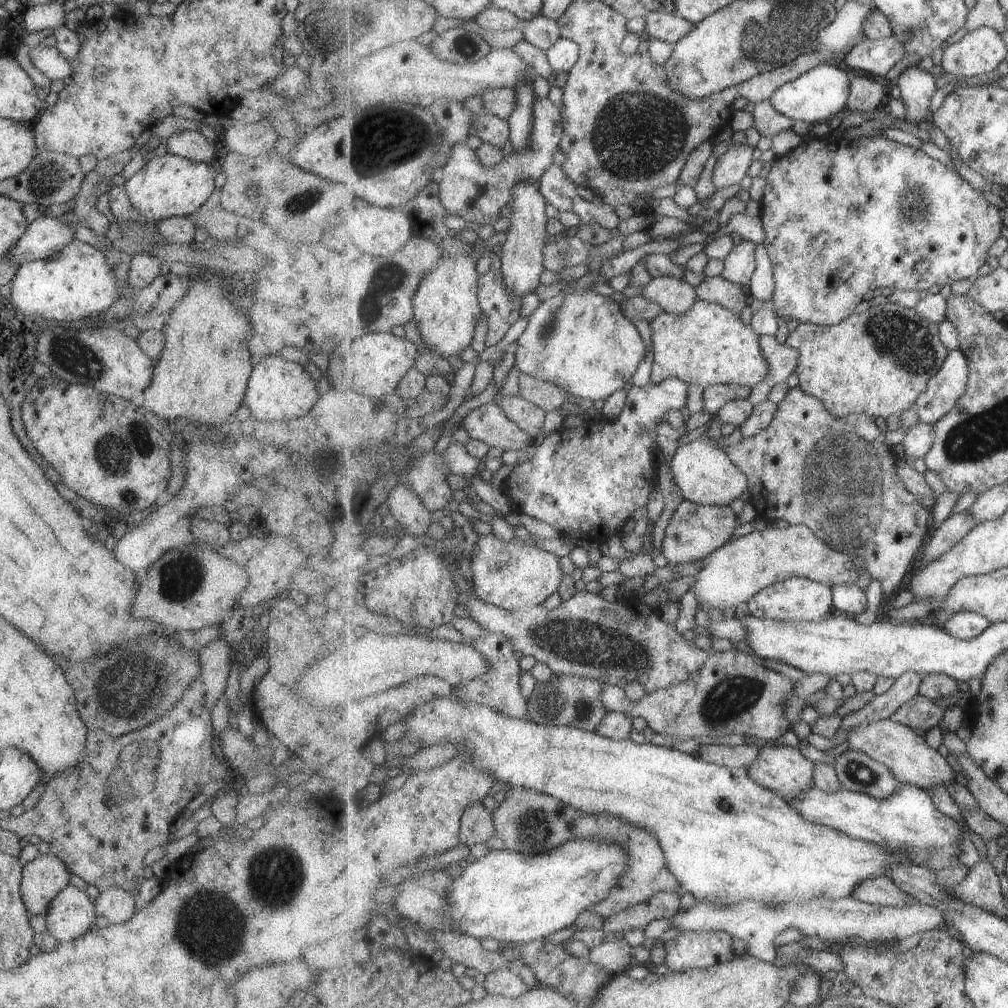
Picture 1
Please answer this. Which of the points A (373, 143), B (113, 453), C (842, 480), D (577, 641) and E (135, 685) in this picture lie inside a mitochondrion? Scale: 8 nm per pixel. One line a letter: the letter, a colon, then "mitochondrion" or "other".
A: mitochondrion
B: mitochondrion
C: mitochondrion
D: mitochondrion
E: mitochondrion

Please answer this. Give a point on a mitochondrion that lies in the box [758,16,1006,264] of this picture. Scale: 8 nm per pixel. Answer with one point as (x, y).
(912, 206)

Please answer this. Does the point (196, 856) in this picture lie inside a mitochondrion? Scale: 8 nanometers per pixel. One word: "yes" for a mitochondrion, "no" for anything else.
no

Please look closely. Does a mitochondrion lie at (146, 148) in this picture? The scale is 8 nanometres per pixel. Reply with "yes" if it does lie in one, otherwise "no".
no

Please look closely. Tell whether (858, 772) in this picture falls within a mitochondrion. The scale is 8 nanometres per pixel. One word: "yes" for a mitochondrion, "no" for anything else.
yes

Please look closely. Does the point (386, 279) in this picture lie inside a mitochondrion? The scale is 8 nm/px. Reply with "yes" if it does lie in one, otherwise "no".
yes

